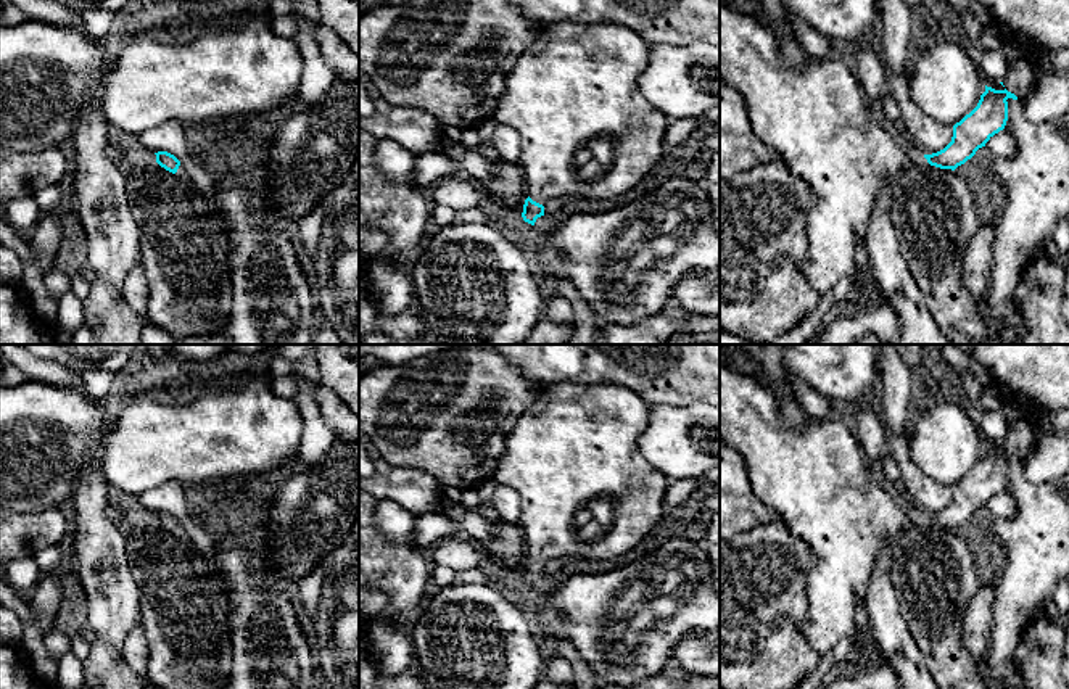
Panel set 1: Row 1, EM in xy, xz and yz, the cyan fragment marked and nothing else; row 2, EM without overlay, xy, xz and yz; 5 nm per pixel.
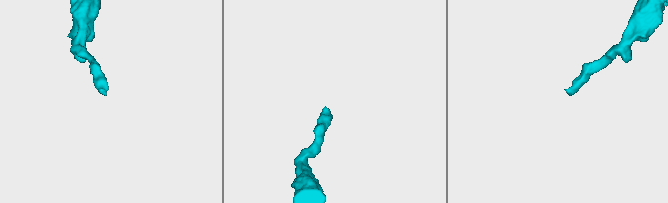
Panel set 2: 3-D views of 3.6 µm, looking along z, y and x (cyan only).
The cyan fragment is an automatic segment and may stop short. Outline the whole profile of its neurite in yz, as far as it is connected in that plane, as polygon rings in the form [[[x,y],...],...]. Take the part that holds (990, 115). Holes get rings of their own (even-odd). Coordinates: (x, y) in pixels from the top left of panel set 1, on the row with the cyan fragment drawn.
[[[720,2],[720,77],[742,95],[755,137],[776,151],[787,169],[805,180],[811,192],[805,225],[808,258],[800,264],[803,277],[819,296],[842,277],[850,277],[853,295],[865,298],[871,307],[890,303],[877,285],[869,262],[865,269],[856,269],[855,254],[860,246],[866,246],[881,188],[885,184],[895,187],[900,175],[921,161],[955,171],[1005,129],[1006,100],[1017,100],[1006,89],[995,90],[985,85],[977,106],[953,126],[951,142],[937,153],[919,156],[911,148],[900,146],[873,114],[848,55],[842,52],[826,58],[808,55],[805,66],[795,71],[782,61],[773,31],[755,16],[723,2]]]

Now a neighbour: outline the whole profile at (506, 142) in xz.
[[[497,124],[488,150],[507,163],[518,164],[520,135],[515,129]]]

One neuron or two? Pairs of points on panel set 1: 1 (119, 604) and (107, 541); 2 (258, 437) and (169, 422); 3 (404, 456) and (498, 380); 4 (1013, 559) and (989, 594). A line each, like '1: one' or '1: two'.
1: one
2: one
3: one
4: two

